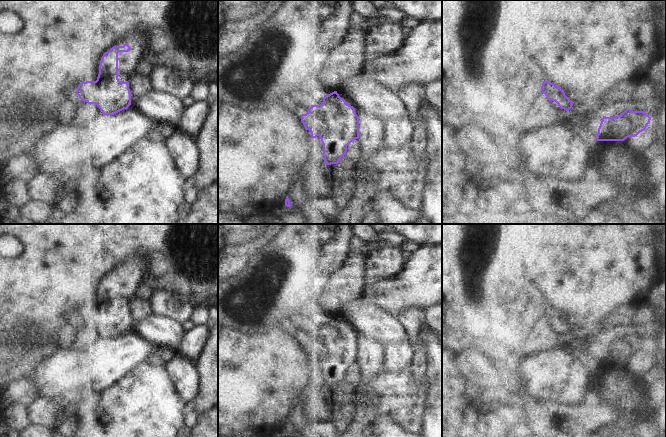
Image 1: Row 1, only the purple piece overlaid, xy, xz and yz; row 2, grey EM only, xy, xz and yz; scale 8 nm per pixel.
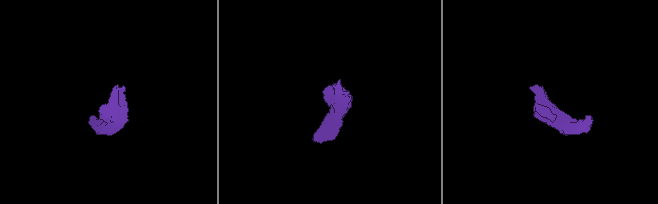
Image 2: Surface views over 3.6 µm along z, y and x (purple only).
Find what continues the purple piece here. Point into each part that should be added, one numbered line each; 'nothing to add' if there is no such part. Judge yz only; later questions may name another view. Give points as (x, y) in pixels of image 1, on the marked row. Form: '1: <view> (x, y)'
nothing to add

